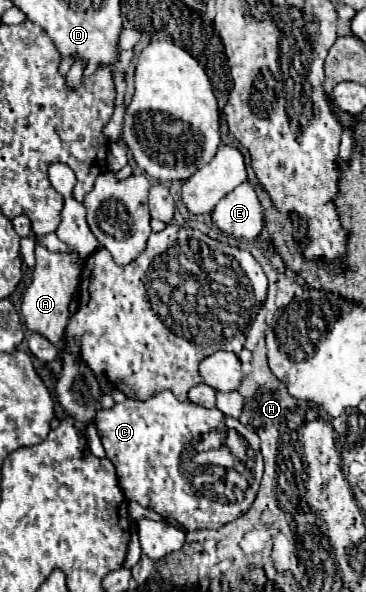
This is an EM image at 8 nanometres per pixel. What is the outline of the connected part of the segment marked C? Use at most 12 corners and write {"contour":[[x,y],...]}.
{"contour":[[166,389],[96,411],[126,497],[186,531],[246,513],[260,439]]}

